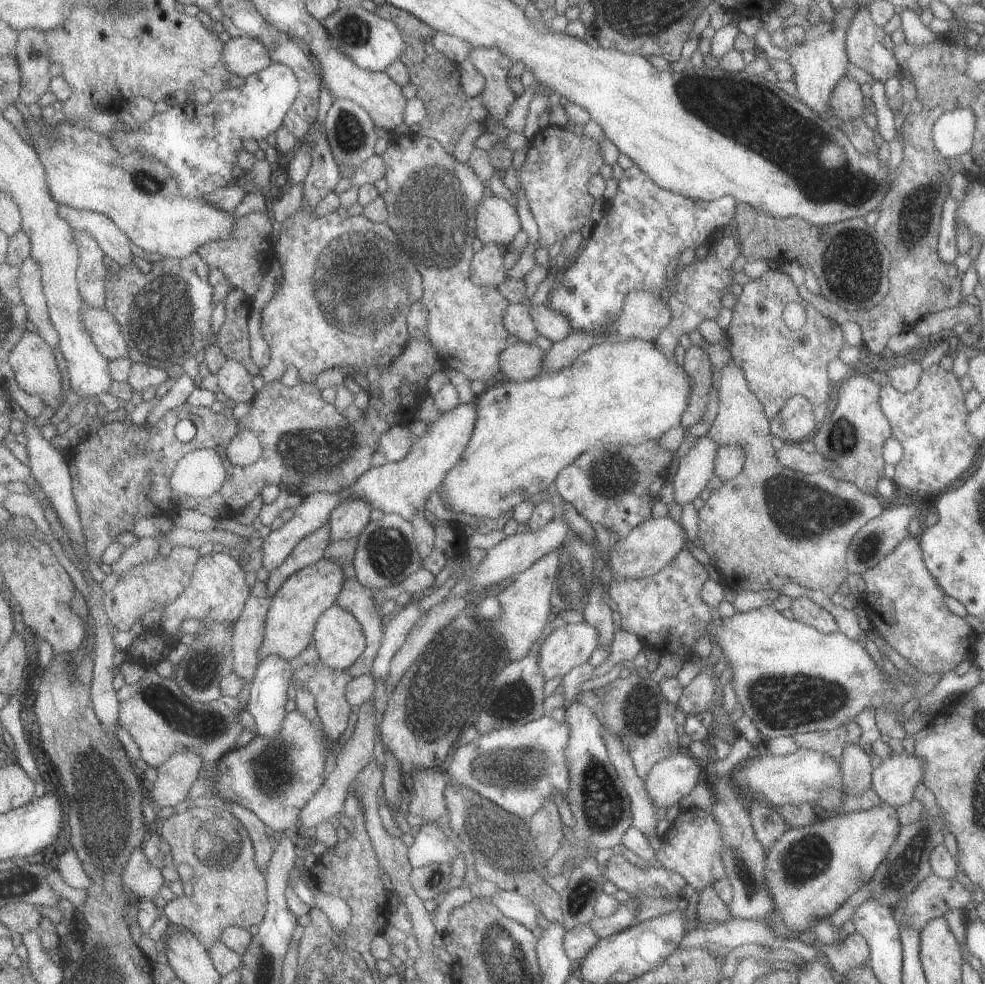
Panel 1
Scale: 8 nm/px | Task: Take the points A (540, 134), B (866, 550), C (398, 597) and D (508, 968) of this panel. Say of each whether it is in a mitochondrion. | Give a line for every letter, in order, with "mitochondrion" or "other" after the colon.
A: other
B: mitochondrion
C: other
D: mitochondrion

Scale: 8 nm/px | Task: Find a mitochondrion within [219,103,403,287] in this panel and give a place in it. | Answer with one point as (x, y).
(350, 134)

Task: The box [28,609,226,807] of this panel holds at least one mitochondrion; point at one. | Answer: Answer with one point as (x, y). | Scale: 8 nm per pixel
(158, 701)

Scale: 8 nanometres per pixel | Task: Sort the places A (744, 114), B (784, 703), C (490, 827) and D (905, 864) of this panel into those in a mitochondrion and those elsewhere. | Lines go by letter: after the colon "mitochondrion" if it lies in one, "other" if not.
A: mitochondrion
B: mitochondrion
C: mitochondrion
D: mitochondrion

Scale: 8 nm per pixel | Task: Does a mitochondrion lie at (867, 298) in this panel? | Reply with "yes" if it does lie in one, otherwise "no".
no

